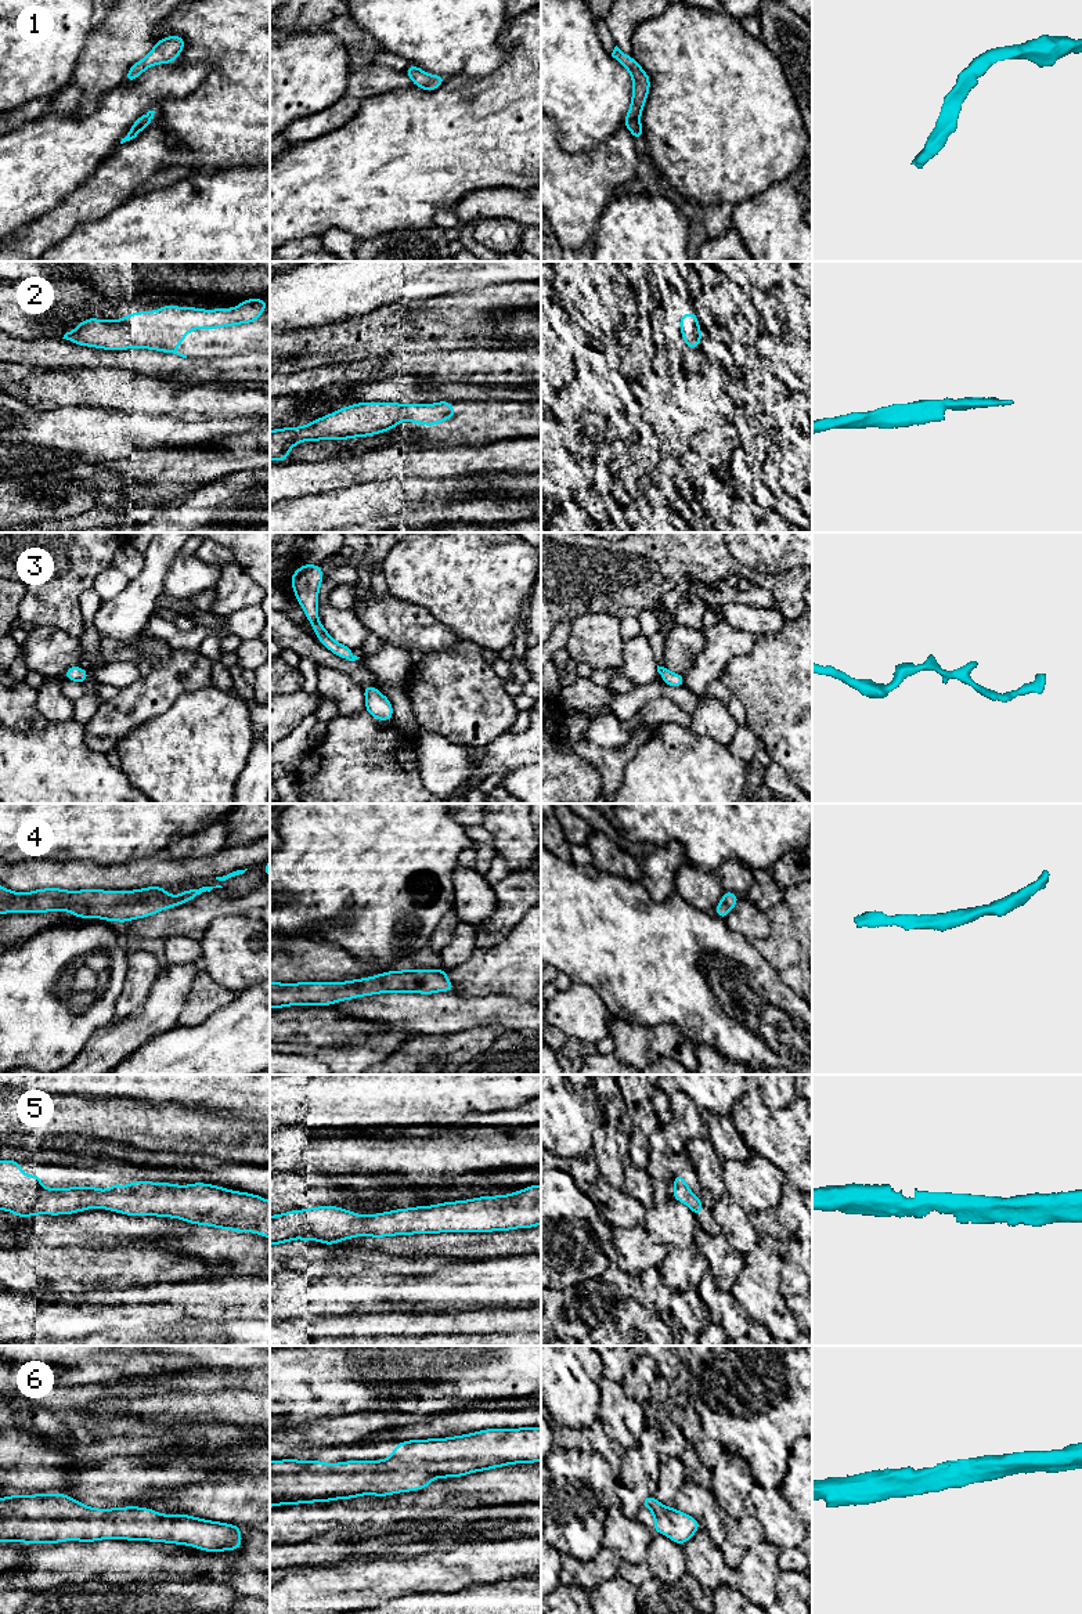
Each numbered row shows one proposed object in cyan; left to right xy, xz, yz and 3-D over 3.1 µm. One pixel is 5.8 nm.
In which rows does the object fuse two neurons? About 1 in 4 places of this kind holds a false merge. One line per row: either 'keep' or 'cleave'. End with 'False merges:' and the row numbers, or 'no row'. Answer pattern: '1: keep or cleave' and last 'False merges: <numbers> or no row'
1: keep
2: keep
3: keep
4: keep
5: keep
6: keep
False merges: no row

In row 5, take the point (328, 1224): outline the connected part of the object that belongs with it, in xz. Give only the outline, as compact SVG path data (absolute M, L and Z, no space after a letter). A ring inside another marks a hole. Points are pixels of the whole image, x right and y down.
M541 1185L469 1200L397 1209L361 1216L338 1206L291 1210L270 1216L270 1245L293 1239L338 1245L339 1241L371 1235L439 1232L491 1232L533 1228L541 1224Z

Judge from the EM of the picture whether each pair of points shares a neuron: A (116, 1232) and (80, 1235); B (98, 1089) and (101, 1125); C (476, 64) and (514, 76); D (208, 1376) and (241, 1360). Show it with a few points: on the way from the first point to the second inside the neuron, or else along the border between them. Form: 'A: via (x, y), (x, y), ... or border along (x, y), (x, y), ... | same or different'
A: via (108, 1232), (89, 1232) | same
B: border along (68, 1094), (90, 1098), (129, 1098), (132, 1101) | different
C: border along (498, 38), (507, 58), (489, 73), (464, 76) | different
D: via (216, 1374), (233, 1360) | same

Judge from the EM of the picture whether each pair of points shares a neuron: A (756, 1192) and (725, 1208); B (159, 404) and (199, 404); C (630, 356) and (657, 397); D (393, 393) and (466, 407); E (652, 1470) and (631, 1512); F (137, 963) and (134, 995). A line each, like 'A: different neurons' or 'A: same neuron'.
A: different neurons
B: same neuron
C: same neuron
D: different neurons
E: same neuron
F: same neuron

